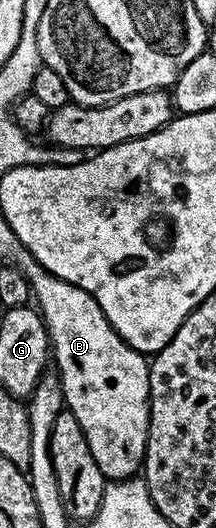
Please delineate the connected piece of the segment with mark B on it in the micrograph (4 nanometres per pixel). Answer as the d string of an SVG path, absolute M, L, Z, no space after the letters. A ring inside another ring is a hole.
M22 254L16 261L16 267L30 285L33 303L46 323L52 360L58 363L56 375L62 382L62 399L69 412L76 414L76 422L80 422L80 430L84 430L84 438L88 438L88 450L92 450L96 466L100 466L107 481L131 479L137 473L134 471L137 468L139 471L146 459L150 421L150 365L147 357L127 346L122 335L110 325L92 294L80 290L80 286L56 278L29 254Z

